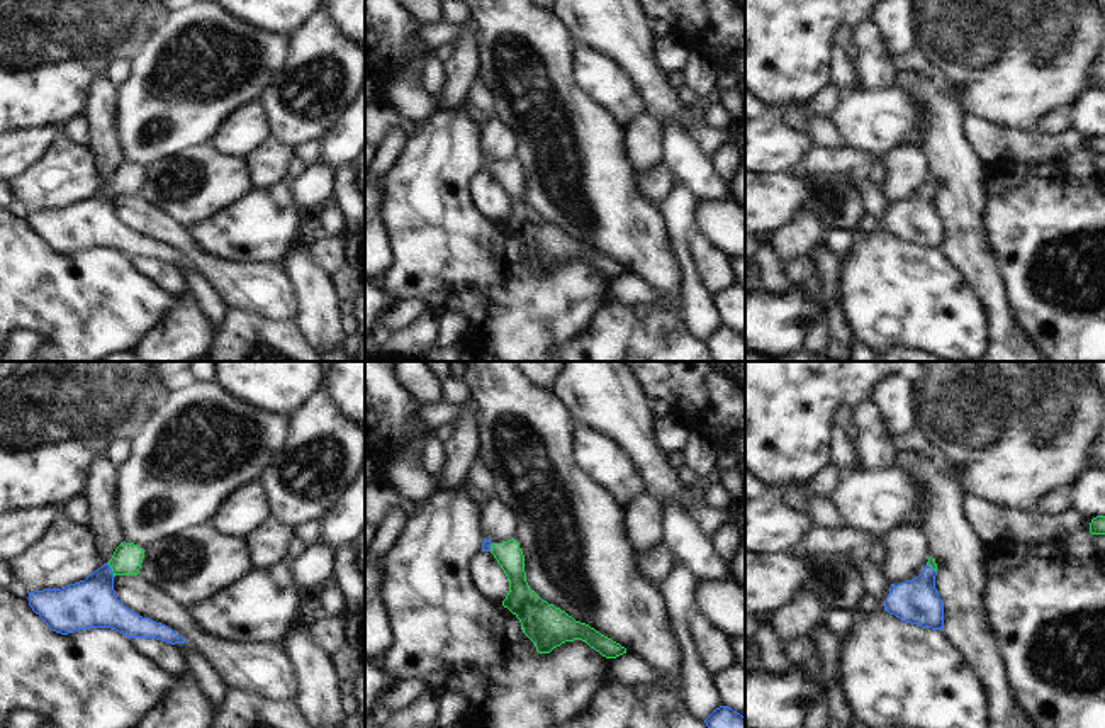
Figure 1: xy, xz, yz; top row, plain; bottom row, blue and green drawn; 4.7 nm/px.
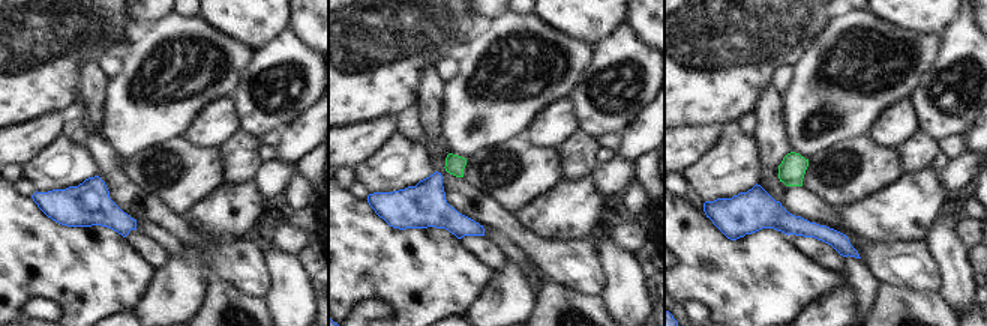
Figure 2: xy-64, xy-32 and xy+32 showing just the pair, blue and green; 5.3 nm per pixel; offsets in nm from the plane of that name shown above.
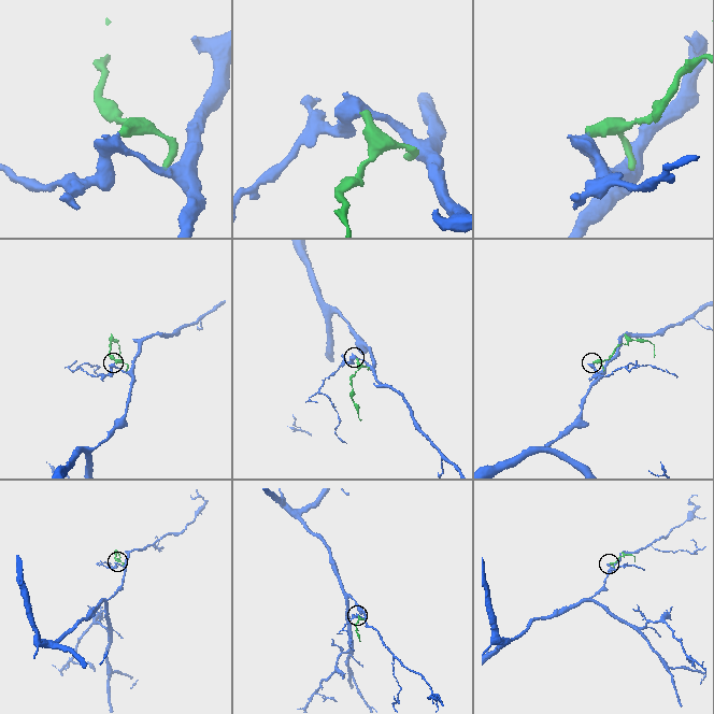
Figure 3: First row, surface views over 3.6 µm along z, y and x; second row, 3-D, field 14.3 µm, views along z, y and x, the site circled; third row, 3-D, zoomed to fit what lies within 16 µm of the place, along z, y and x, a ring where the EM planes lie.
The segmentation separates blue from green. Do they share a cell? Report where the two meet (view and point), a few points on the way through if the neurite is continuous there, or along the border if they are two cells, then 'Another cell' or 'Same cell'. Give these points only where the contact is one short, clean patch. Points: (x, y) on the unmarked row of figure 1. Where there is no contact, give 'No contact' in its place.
Touches blue at xy (111, 190). Path across: xy (92, 223), (97, 207), (111, 190), (128, 177). Same cell

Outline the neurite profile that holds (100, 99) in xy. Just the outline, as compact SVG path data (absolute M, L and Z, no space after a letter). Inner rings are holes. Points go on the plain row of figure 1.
M107 75L97 76L87 90L83 119L90 132L88 151L104 183L124 163L114 134L115 92Z

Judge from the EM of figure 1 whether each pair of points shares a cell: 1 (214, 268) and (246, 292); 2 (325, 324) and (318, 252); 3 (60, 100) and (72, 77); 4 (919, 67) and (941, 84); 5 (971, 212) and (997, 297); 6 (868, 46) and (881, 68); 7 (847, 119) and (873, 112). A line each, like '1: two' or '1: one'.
1: one
2: two
3: one
4: one
5: one
6: one
7: one

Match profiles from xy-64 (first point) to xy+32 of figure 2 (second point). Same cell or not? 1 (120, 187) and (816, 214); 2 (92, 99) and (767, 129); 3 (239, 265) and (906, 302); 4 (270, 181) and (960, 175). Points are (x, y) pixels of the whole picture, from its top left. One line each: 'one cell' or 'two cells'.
1: one cell
2: one cell
3: two cells
4: one cell

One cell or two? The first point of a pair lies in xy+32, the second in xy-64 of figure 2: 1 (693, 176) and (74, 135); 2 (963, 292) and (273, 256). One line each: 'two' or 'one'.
1: two
2: one

